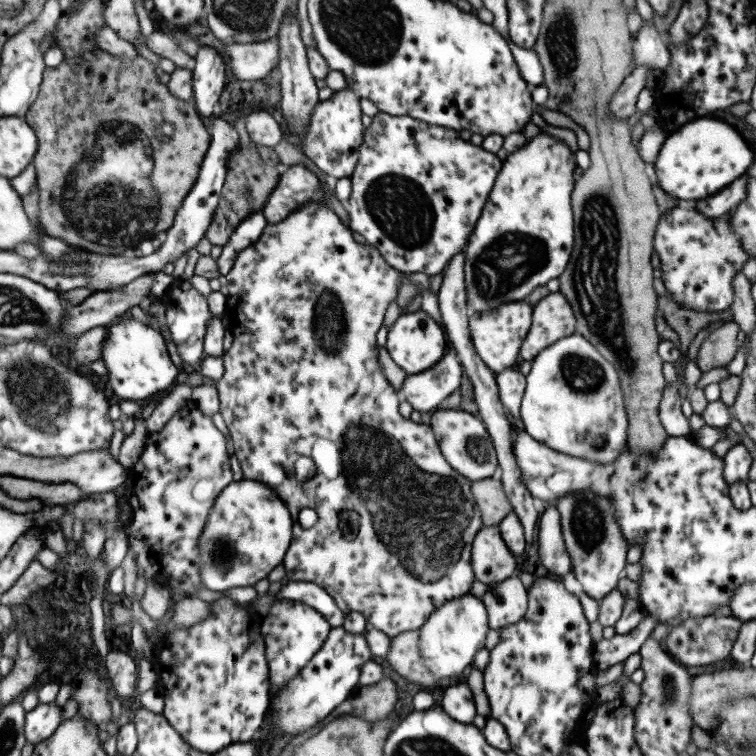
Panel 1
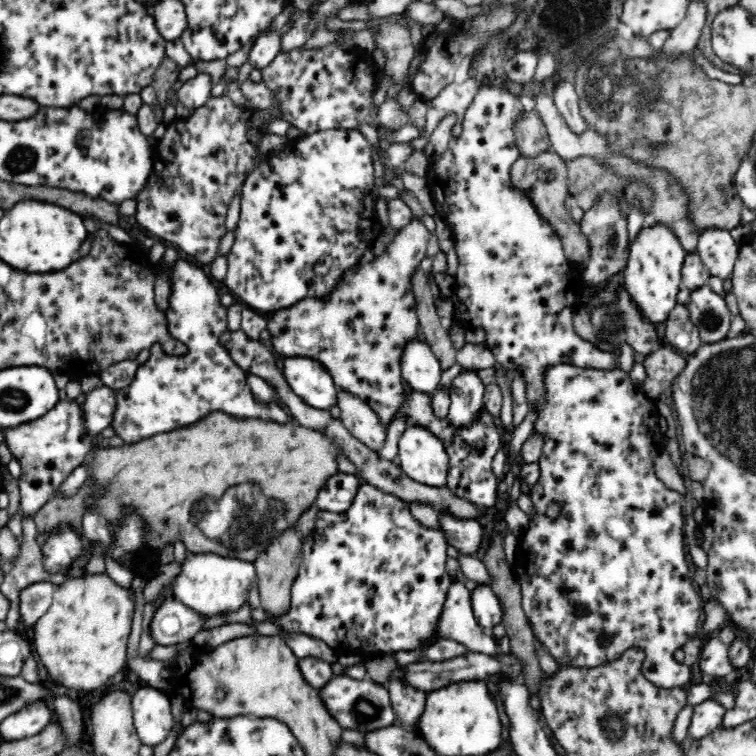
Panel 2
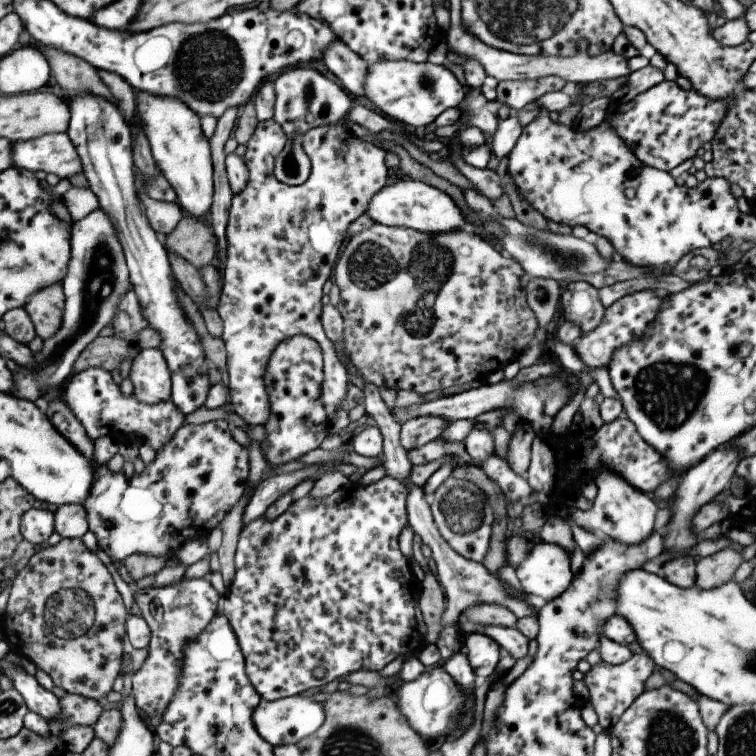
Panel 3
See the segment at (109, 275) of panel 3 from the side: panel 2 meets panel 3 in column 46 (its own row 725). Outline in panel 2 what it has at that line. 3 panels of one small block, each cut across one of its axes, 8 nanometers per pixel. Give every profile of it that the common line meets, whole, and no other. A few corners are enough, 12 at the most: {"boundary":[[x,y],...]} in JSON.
{"boundary":[[332,676],[316,689],[344,729],[396,724],[387,685]]}

